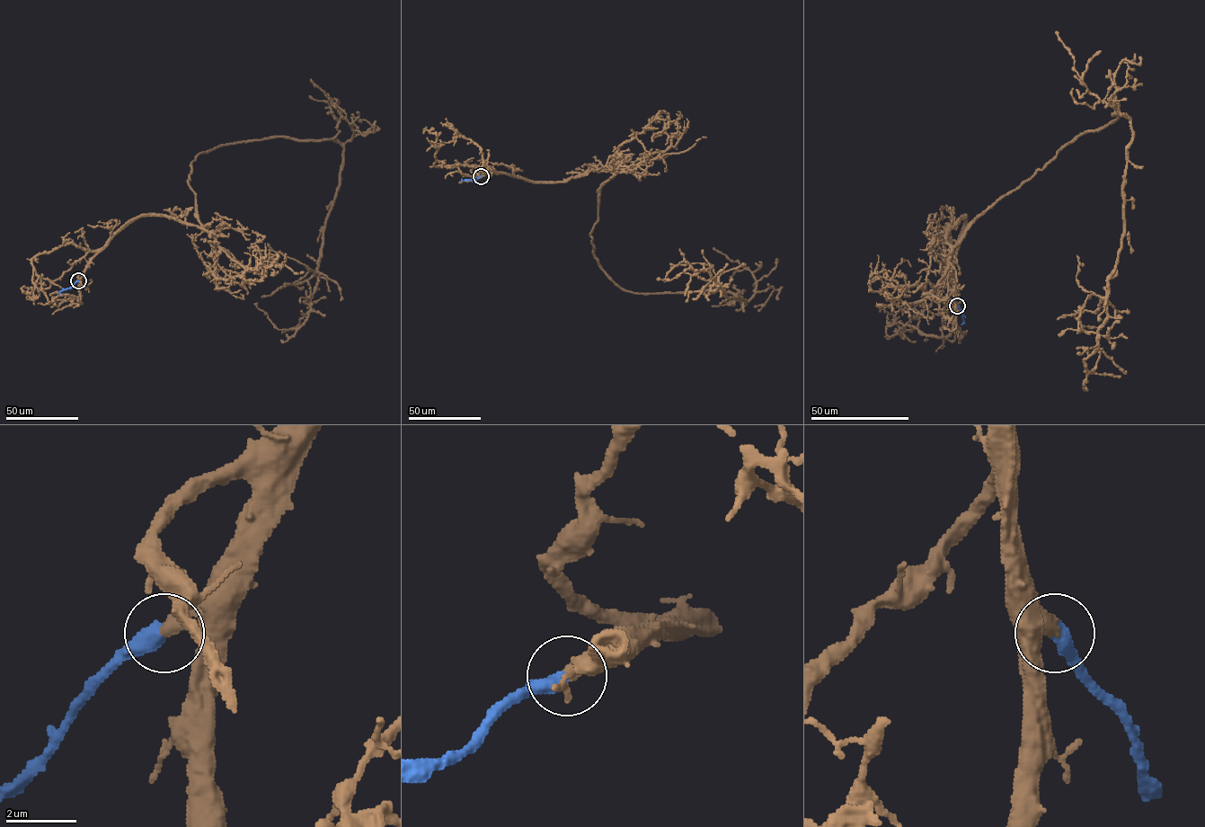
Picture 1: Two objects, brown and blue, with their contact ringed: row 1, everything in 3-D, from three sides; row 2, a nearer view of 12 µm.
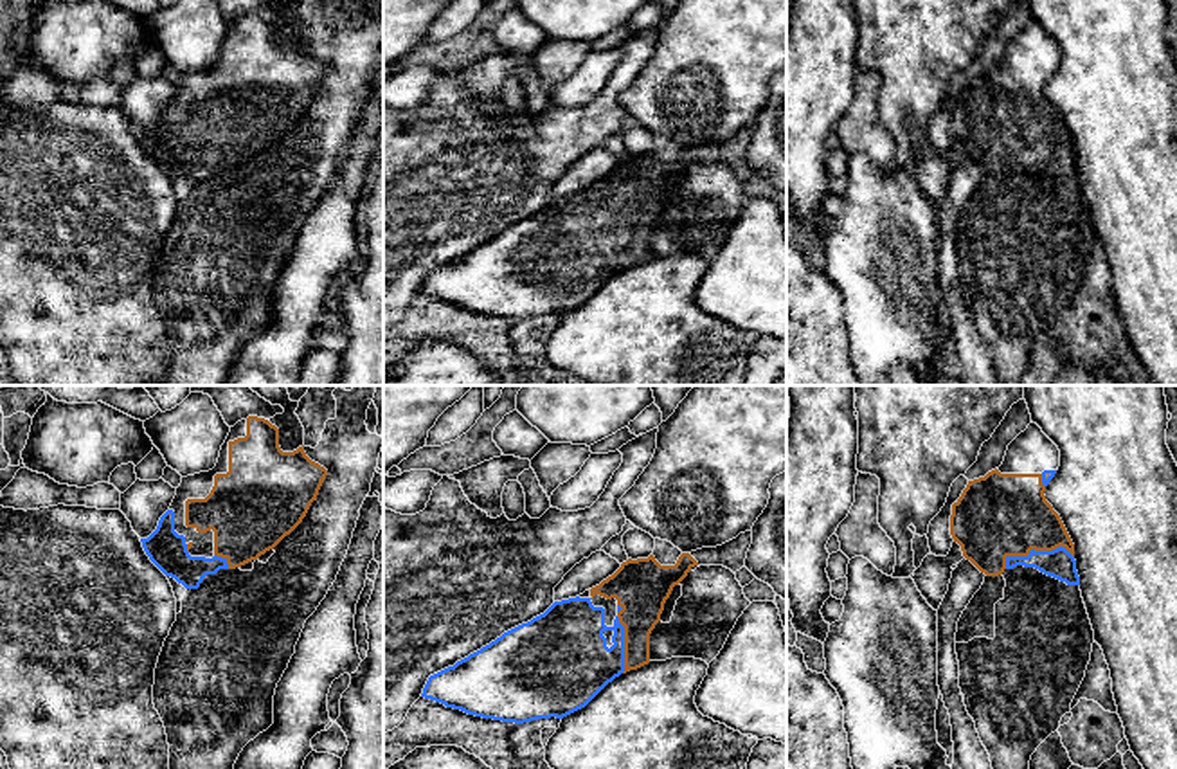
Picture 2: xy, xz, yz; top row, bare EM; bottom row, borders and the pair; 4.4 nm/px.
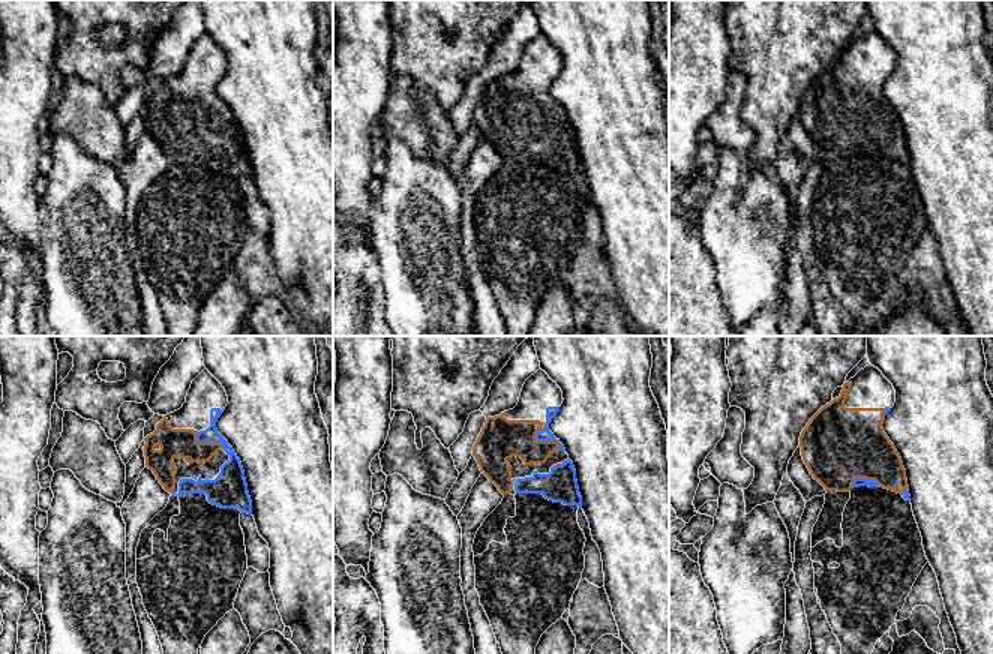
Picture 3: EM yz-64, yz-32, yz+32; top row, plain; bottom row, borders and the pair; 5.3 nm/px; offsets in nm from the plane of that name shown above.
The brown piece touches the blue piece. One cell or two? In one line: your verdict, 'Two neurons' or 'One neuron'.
One neuron

